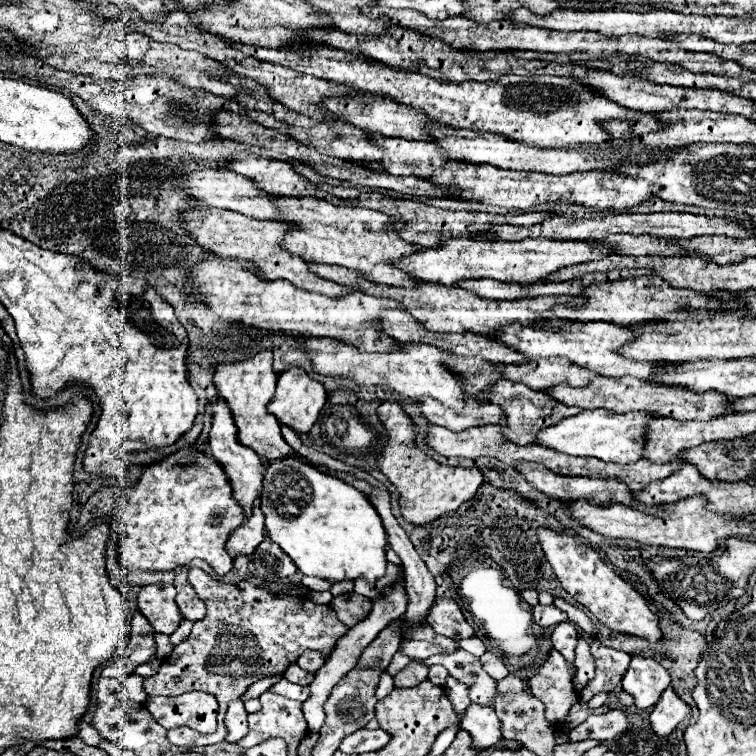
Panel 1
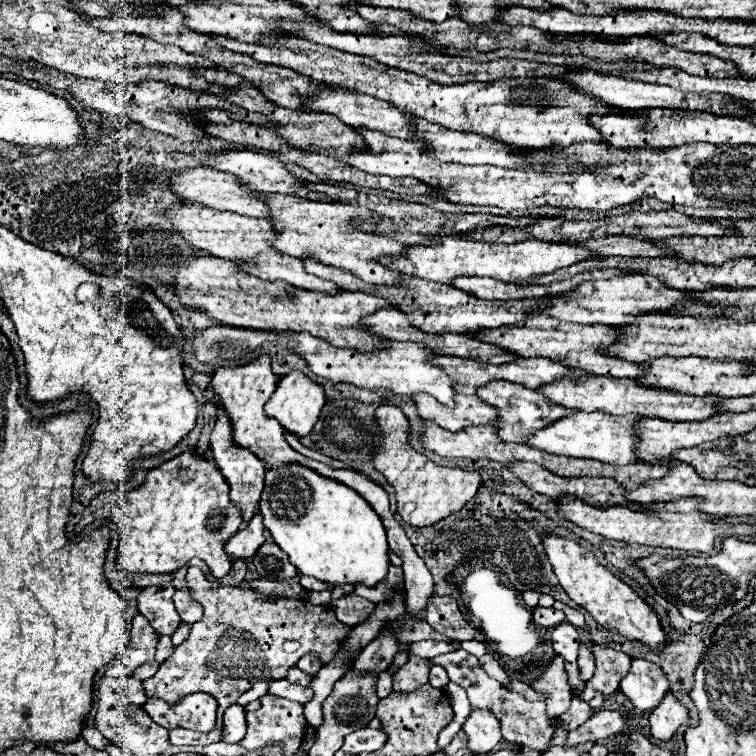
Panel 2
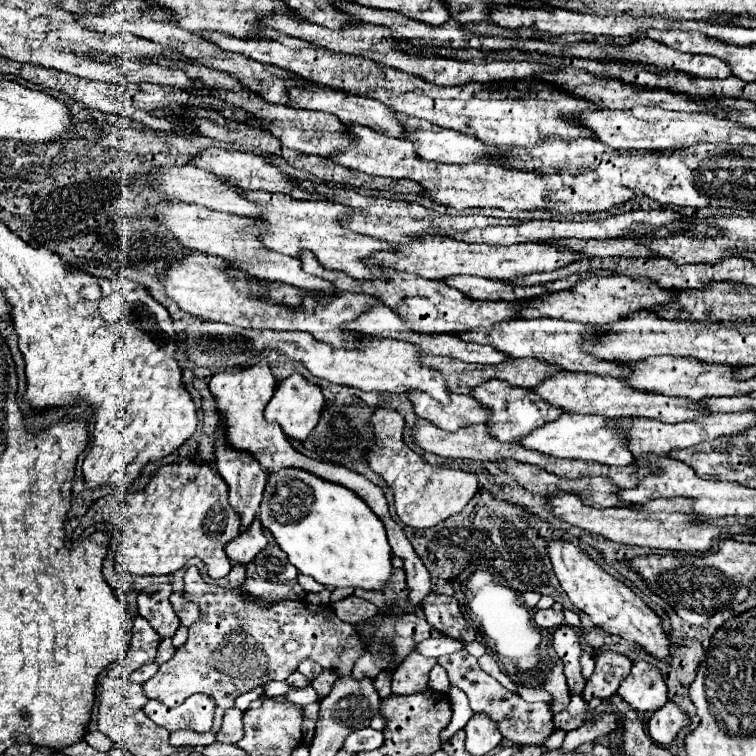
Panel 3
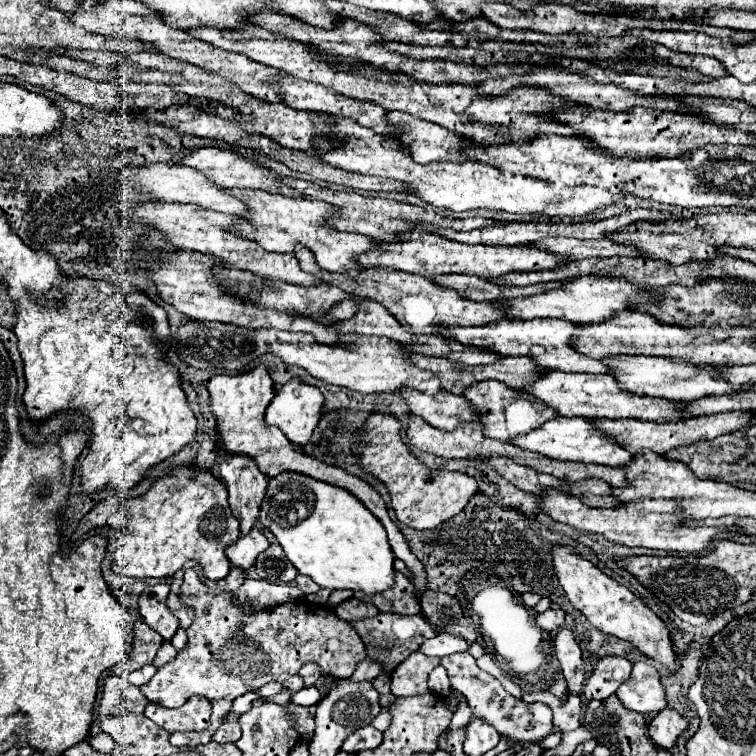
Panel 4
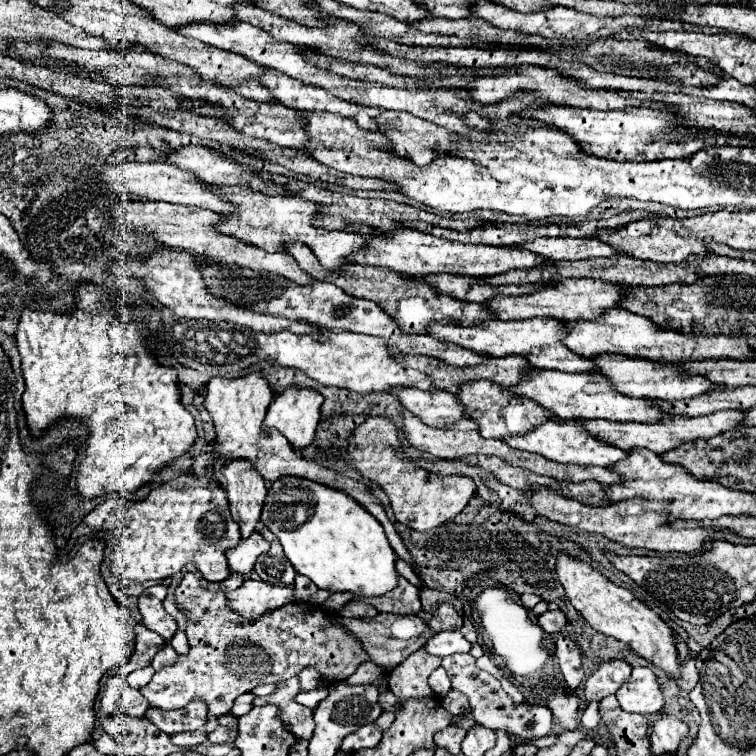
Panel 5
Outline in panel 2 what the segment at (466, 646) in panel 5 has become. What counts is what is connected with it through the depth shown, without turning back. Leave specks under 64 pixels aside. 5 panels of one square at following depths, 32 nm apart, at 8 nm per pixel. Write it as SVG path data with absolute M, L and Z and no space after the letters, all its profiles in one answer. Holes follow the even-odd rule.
M424 640L424 642L412 642L408 644L408 656L420 656L420 658L432 658L438 654L446 654L456 650L454 644L446 644L446 642L436 642L436 640Z

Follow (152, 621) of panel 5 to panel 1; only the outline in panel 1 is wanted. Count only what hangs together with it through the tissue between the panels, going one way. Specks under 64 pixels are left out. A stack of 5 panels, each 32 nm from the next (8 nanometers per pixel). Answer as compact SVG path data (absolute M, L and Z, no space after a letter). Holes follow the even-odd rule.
M172 584L142 586L138 592L138 610L148 618L154 630L162 634L172 634L182 620Z

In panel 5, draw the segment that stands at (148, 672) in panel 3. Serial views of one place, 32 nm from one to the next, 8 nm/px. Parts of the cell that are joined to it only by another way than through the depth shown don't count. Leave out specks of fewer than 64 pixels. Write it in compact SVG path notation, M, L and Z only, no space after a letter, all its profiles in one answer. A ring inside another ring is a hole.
M146 666L146 668L142 668L142 670L132 672L132 674L128 676L128 682L130 682L130 686L134 686L134 688L142 688L142 686L146 686L146 684L150 682L152 676L154 676L154 668L152 668L152 666Z

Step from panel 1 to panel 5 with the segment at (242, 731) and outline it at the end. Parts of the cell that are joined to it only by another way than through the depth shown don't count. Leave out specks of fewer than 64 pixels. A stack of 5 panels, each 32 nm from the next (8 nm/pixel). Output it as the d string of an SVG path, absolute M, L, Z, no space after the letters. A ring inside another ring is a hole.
M218 726L214 732L208 734L210 742L234 742L238 738L238 730L236 728L228 728L228 726Z

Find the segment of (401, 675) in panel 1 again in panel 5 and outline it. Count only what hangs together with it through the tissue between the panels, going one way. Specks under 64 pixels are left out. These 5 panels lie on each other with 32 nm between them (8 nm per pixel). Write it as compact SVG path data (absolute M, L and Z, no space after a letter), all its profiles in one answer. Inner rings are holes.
M420 648L388 674L390 690L400 700L408 700L416 696L432 696L432 690L428 686L428 676L434 668L440 666L440 662L442 658L430 656Z

